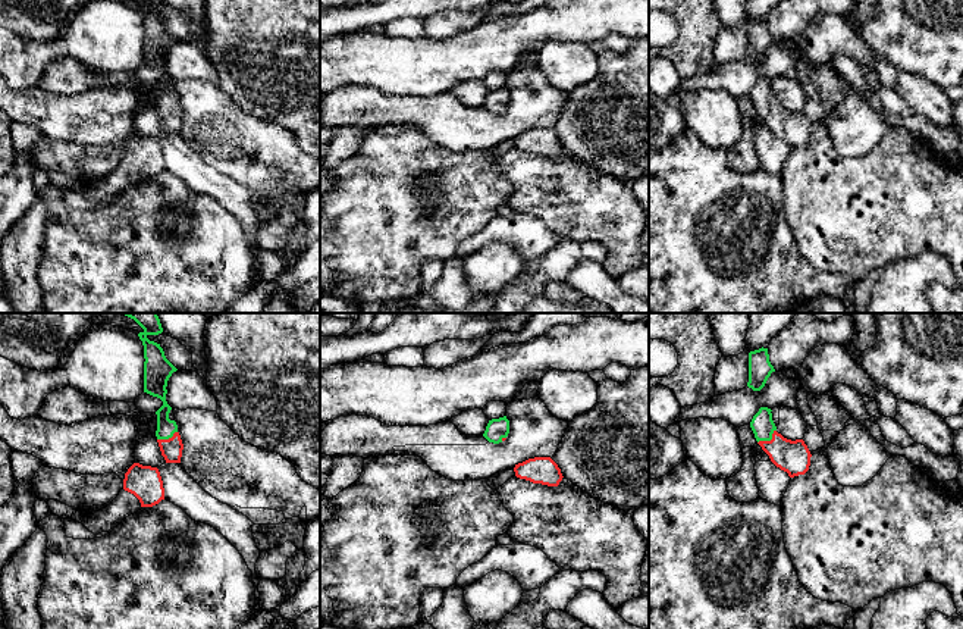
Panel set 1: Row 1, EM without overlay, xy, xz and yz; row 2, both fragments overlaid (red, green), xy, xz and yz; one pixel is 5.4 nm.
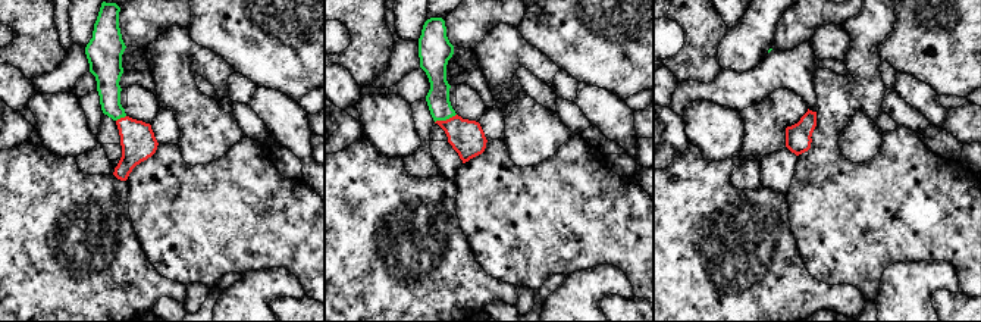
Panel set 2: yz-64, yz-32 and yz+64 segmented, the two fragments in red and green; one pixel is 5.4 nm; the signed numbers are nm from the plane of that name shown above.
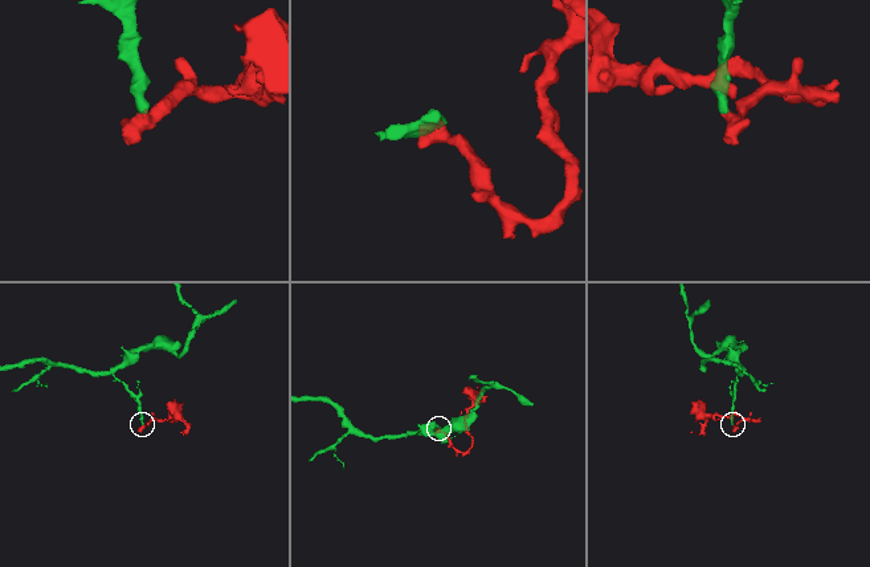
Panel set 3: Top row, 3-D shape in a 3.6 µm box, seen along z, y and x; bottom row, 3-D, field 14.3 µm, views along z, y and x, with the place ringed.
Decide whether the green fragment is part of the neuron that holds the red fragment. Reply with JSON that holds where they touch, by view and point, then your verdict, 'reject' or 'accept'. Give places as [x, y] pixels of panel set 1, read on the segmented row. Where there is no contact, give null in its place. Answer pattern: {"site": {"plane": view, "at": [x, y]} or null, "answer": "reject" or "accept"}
{"site": {"plane": "yz", "at": [768, 441]}, "answer": "accept"}

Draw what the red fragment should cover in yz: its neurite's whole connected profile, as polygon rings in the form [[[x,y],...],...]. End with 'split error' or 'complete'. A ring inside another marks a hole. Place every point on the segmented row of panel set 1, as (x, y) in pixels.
[[[760,407],[750,422],[757,444],[790,478],[804,475],[812,457],[807,445],[803,439],[791,441],[778,434],[771,411],[768,407]]] | split error

